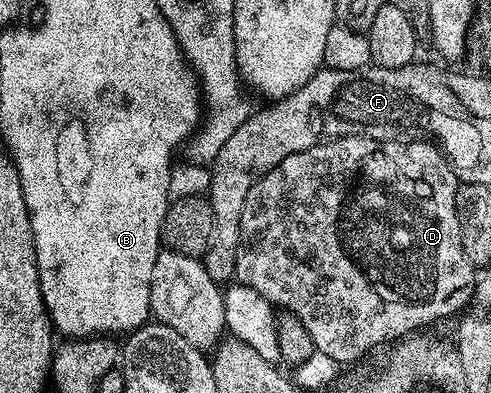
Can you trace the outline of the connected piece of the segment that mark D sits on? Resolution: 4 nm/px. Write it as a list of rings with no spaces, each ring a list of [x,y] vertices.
[[[347,135],[341,139],[326,139],[323,143],[302,153],[290,153],[286,161],[274,165],[246,193],[246,205],[242,205],[242,225],[240,226],[240,244],[236,254],[235,278],[241,284],[266,297],[273,308],[283,309],[301,321],[313,339],[315,350],[334,357],[341,365],[352,363],[367,351],[382,343],[401,339],[404,335],[424,329],[427,323],[436,323],[455,311],[463,312],[468,302],[474,299],[474,268],[462,249],[462,233],[458,225],[456,208],[456,189],[458,180],[452,172],[452,166],[436,146],[435,142],[412,137],[407,141],[400,139],[371,139],[369,135]]]

